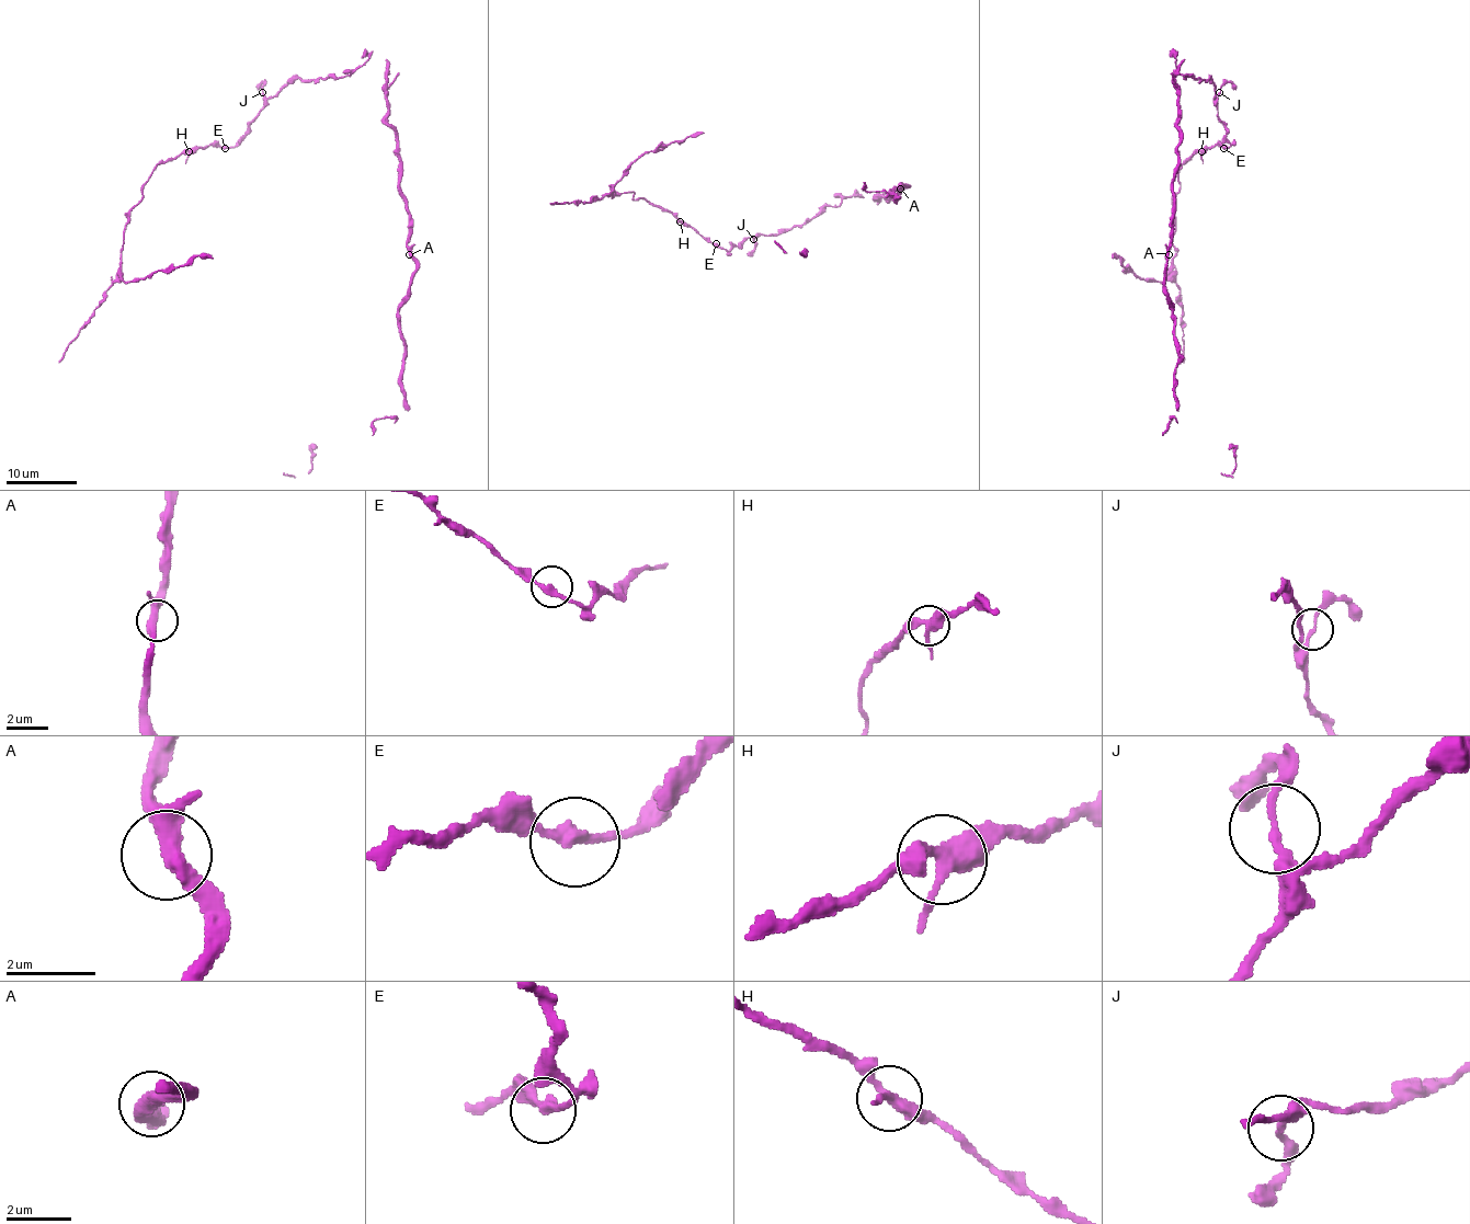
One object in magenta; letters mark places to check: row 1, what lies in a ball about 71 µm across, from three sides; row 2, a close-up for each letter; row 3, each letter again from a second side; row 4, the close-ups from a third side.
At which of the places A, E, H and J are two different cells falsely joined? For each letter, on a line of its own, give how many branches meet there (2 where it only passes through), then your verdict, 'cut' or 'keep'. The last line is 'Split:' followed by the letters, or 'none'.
A: 3 branches meet; keep
E: 2 branches meet; keep
H: 3 branches meet; cut
J: 2 branches meet; keep
Split: H

